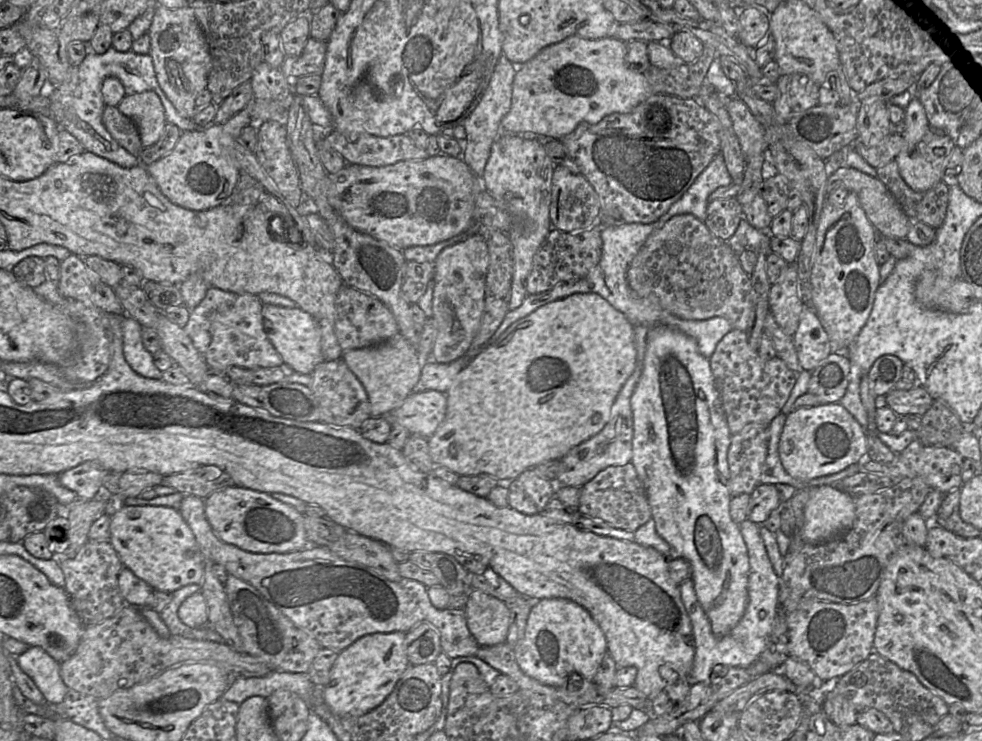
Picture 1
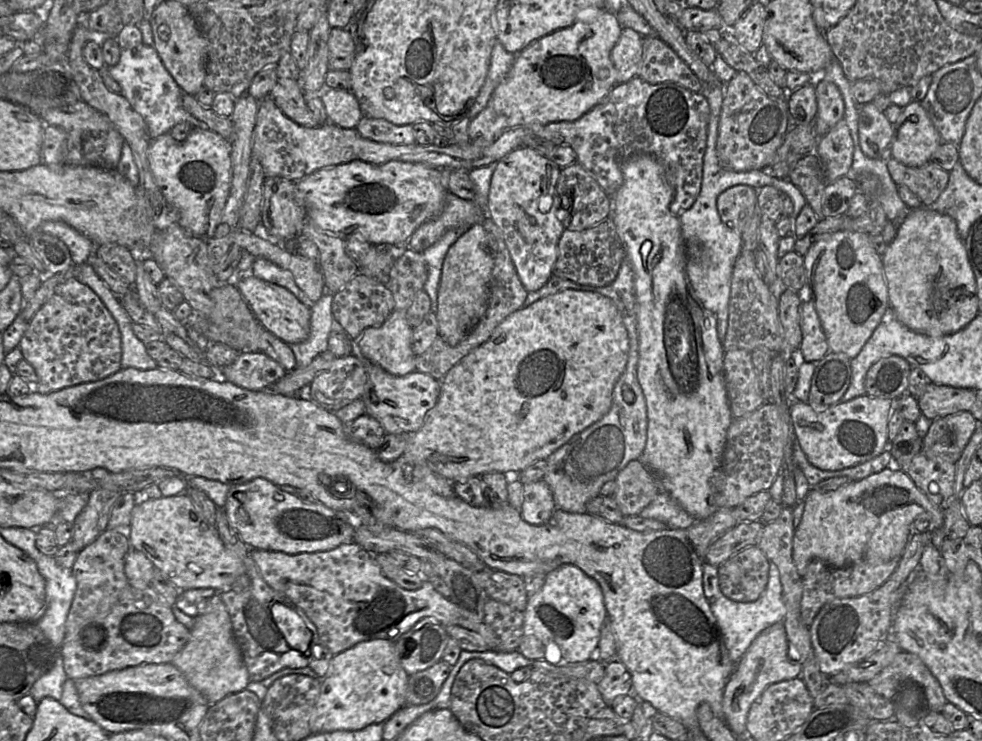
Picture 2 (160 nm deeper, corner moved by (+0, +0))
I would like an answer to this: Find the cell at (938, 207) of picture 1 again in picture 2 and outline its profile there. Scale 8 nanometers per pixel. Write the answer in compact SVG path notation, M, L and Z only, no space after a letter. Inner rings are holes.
M891 157L887 168L896 185L907 186L925 207L936 202L949 181L949 172L932 161L920 167L909 167Z

